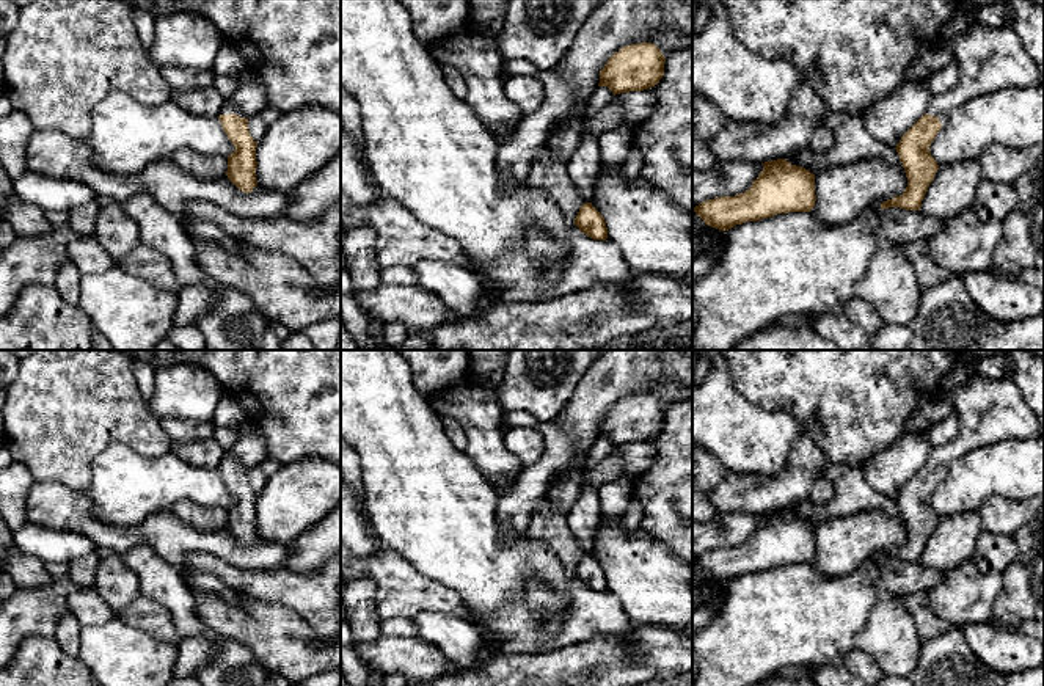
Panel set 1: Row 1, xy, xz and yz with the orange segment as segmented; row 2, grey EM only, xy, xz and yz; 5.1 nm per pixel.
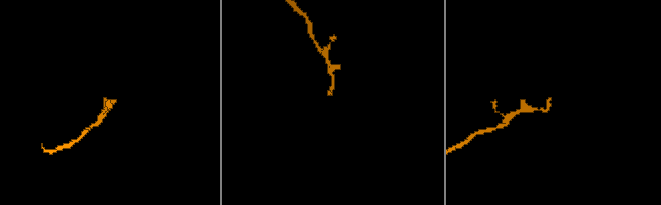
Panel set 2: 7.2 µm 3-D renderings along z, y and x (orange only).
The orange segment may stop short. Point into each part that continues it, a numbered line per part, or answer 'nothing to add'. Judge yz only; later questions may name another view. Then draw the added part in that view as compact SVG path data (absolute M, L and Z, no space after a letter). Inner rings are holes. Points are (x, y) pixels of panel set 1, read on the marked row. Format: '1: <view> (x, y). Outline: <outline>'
1: yz (988, 58). Outline: M975 20L947 47L955 57L959 80L950 91L934 96L926 110L926 115L939 118L942 127L956 107L975 96L1044 83L1038 63L1011 27L987 28Z

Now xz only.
nothing to add

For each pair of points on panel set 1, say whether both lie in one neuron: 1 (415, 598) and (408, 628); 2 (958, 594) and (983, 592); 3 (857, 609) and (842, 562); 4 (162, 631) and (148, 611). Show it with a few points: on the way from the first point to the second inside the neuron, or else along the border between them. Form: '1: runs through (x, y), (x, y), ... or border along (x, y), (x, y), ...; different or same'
1: border along (412, 617), (386, 617), (380, 622); different
2: runs through (964, 594), (977, 592); same
3: border along (879, 559), (842, 575), (820, 575), (810, 567); different
4: runs through (160, 627), (149, 616); same

